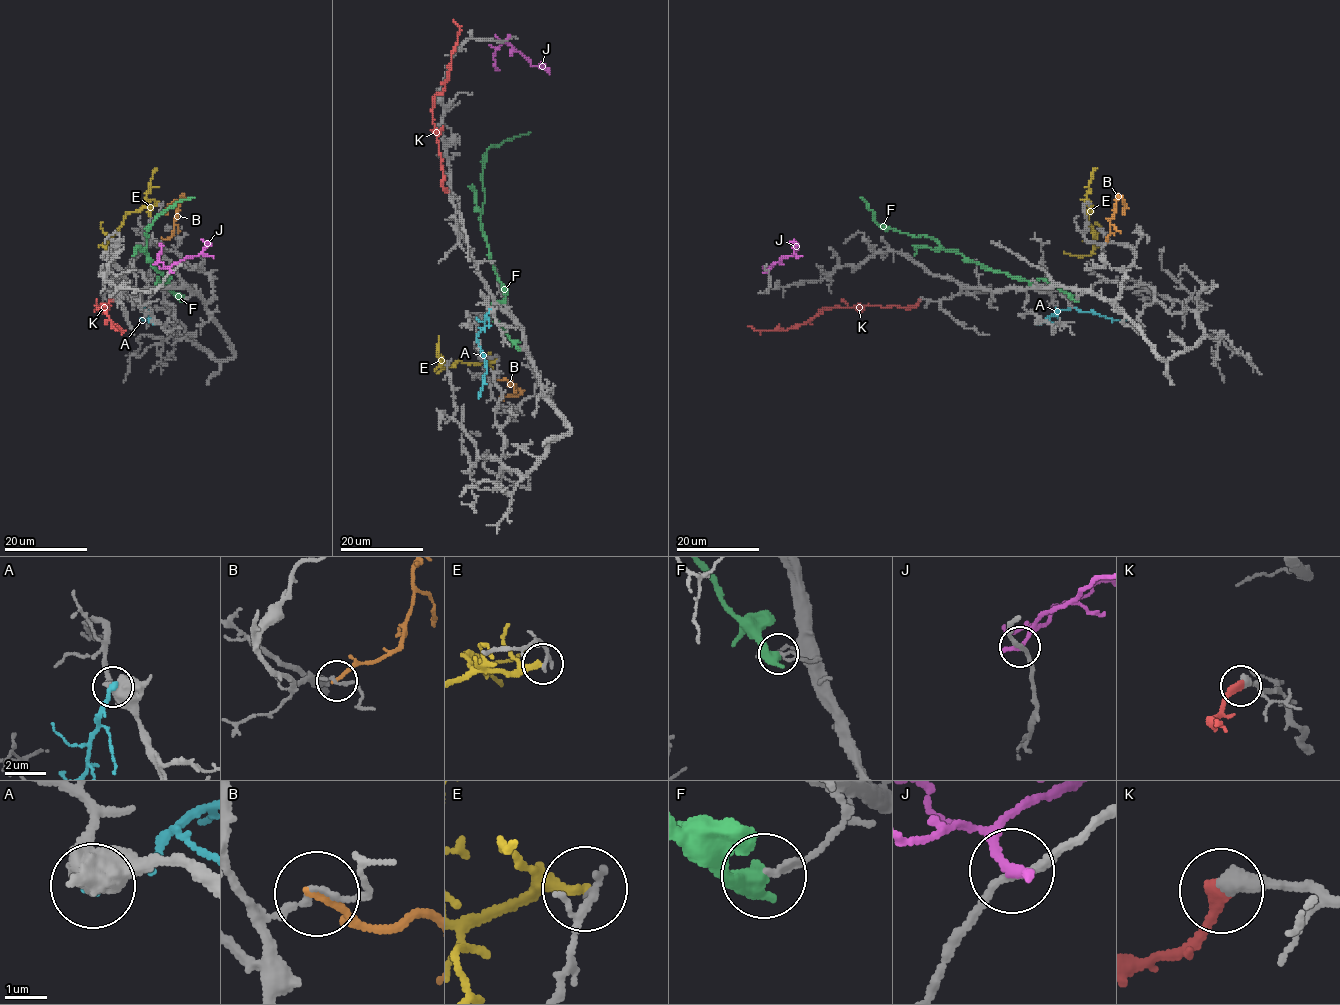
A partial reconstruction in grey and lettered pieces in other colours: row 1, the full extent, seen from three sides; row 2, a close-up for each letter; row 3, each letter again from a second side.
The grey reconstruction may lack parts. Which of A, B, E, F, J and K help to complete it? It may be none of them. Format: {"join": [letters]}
{"join": ["K"]}

